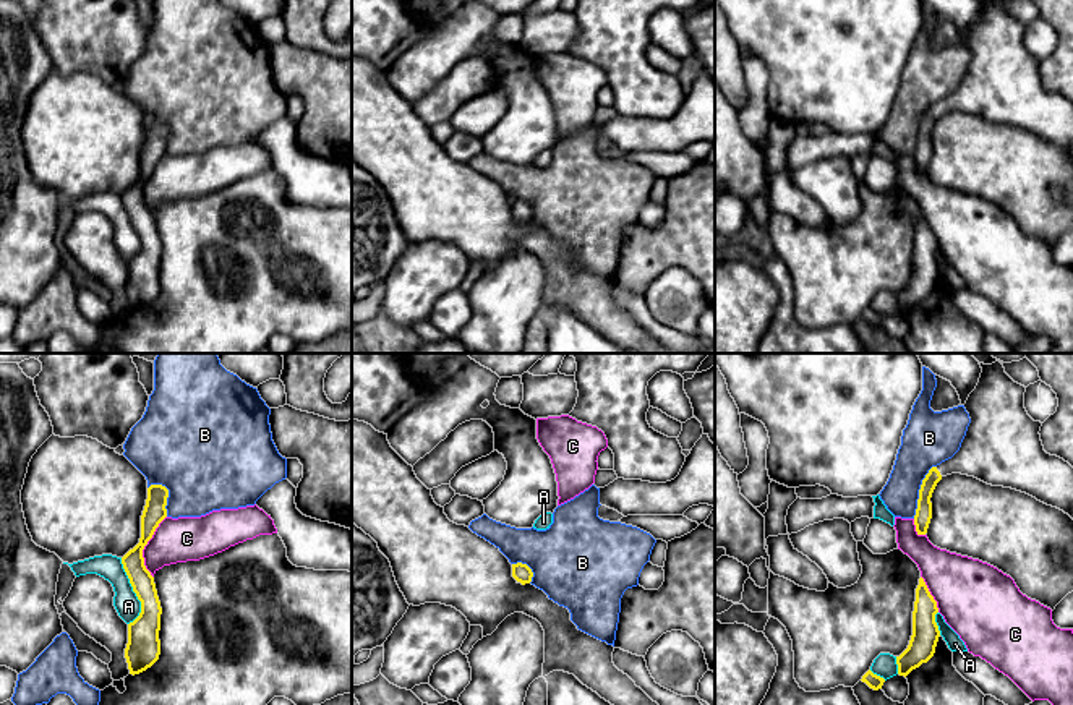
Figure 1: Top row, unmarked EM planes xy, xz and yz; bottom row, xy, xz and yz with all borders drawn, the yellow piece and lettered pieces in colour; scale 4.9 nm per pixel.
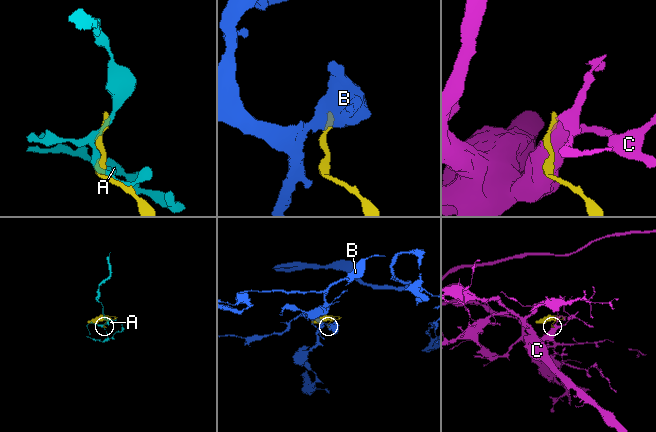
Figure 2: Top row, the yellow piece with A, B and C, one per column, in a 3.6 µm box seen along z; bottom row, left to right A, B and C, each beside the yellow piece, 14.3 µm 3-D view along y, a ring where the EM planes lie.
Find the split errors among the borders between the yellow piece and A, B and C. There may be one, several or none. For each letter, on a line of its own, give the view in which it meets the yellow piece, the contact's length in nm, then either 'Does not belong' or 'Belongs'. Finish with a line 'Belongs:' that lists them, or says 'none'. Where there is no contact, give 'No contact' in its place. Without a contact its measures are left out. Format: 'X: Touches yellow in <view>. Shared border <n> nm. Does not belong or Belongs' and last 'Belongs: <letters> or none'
A: Touches yellow in xy. Shared border 340 nm. Does not belong
B: Touches yellow in yz. Shared border 280 nm. Does not belong
C: Touches yellow in xy. Shared border 320 nm. Does not belong
Belongs: none

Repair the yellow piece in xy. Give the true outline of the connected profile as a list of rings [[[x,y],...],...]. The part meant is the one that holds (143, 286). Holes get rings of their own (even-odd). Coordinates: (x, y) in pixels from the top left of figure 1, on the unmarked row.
[[[151,122],[147,125],[147,136],[141,152],[139,180],[122,194],[133,229],[141,238],[139,253],[128,261],[128,280],[125,285],[128,306],[133,313],[151,305],[160,292],[159,267],[162,245],[154,214],[144,203],[143,186],[159,160],[167,154],[167,135],[169,126],[165,123]]]

